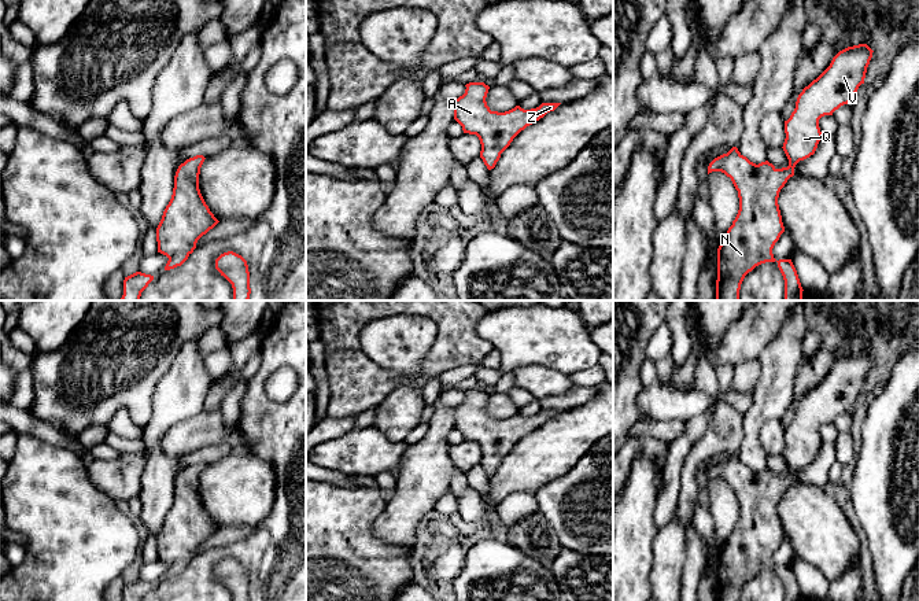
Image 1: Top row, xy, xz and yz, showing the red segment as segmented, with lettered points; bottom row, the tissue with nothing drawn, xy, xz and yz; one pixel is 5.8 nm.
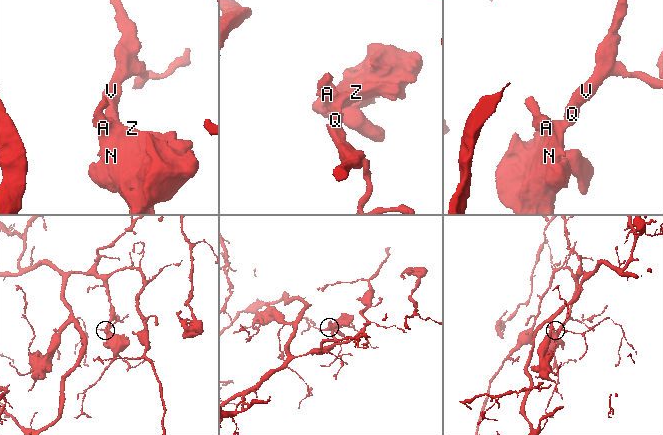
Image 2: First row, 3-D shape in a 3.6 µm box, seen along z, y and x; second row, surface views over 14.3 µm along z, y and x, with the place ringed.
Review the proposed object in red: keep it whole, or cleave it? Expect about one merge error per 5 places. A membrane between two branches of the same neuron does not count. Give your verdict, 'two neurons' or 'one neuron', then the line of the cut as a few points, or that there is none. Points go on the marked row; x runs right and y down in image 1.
one neuron; cut none

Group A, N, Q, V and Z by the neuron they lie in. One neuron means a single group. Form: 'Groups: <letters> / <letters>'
Groups: A N Q V Z

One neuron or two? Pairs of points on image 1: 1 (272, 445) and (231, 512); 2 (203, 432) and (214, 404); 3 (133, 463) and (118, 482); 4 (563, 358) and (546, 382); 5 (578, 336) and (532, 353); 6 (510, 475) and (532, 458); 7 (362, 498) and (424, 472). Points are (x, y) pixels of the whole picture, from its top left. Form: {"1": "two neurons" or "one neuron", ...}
{"1": "two neurons", "2": "two neurons", "3": "one neuron", "4": "two neurons", "5": "one neuron", "6": "one neuron", "7": "two neurons"}

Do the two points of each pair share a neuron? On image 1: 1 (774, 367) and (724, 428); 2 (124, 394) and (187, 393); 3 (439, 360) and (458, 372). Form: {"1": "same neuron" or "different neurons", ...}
{"1": "different neurons", "2": "different neurons", "3": "different neurons"}

